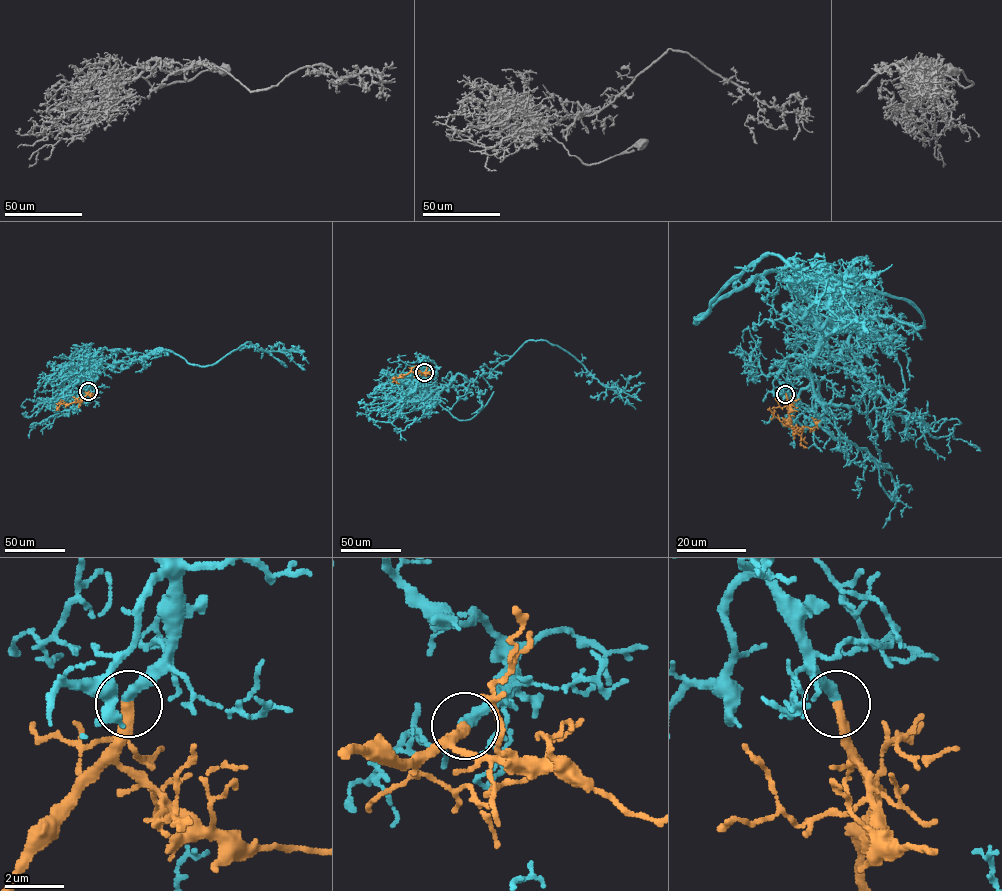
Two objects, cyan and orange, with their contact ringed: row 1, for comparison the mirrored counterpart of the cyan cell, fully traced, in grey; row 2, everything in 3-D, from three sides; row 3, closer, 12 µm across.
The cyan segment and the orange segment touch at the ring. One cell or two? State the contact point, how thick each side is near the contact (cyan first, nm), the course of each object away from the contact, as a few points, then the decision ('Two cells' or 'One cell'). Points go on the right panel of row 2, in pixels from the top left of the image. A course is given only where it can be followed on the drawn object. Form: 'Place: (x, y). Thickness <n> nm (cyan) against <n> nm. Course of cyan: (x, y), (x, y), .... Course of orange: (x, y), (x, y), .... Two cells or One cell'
Place: (785, 394). Thickness 360 nm (cyan) against 360 nm. Course of cyan: (785, 393), (861, 321), (796, 314), (775, 271), (695, 321), (767, 255), (840, 277), (817, 315). Course of orange: (785, 394), (790, 405), (790, 417), (785, 425), (794, 430), (814, 428), (816, 425), (811, 417). One cell

